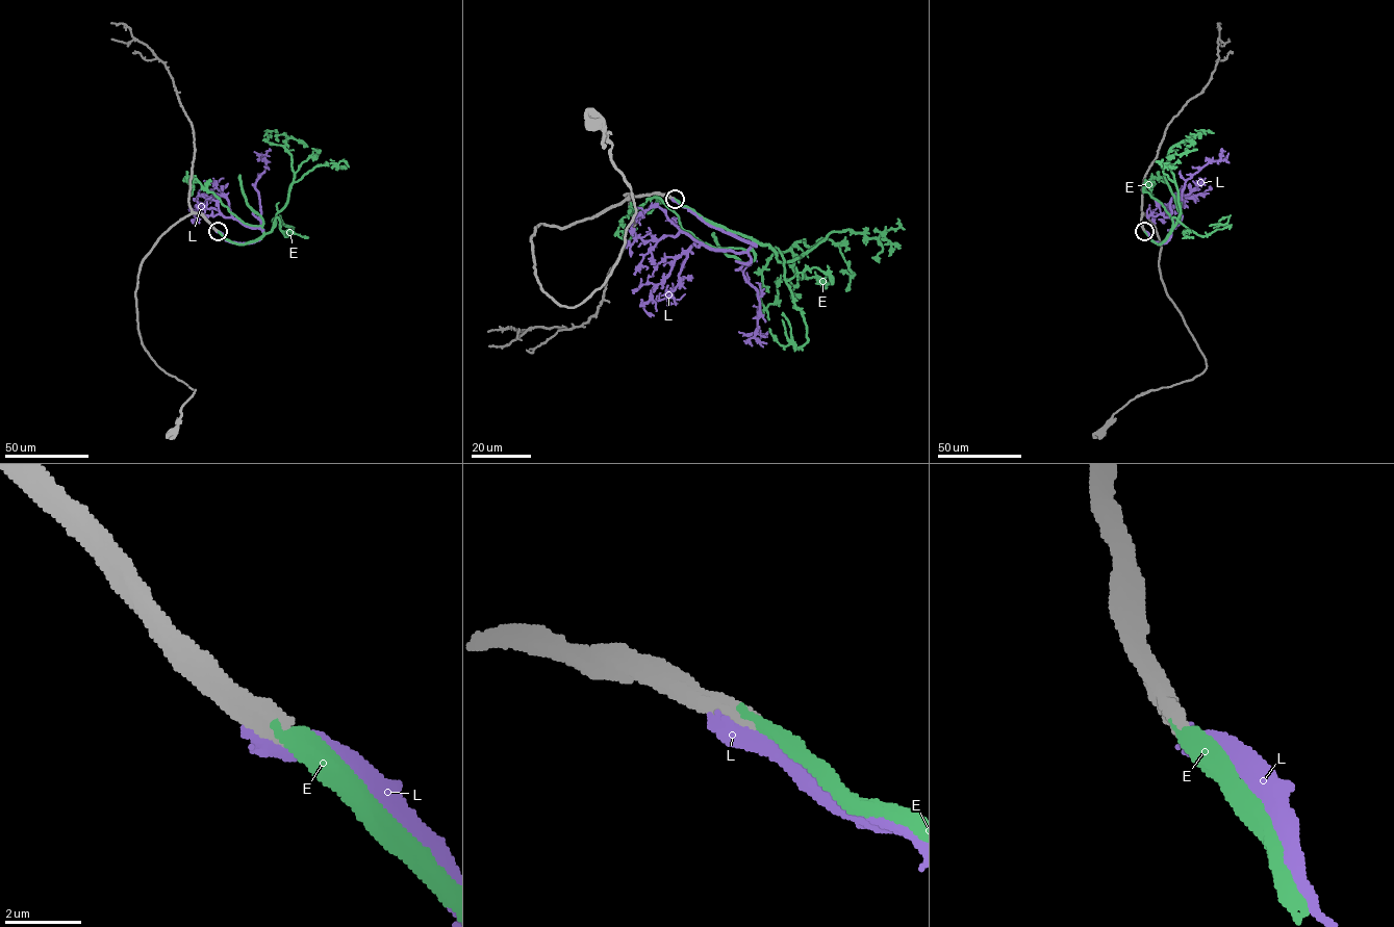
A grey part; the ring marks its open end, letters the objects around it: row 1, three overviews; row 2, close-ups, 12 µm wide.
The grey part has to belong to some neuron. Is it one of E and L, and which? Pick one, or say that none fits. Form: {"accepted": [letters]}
{"accepted": ["E"]}

